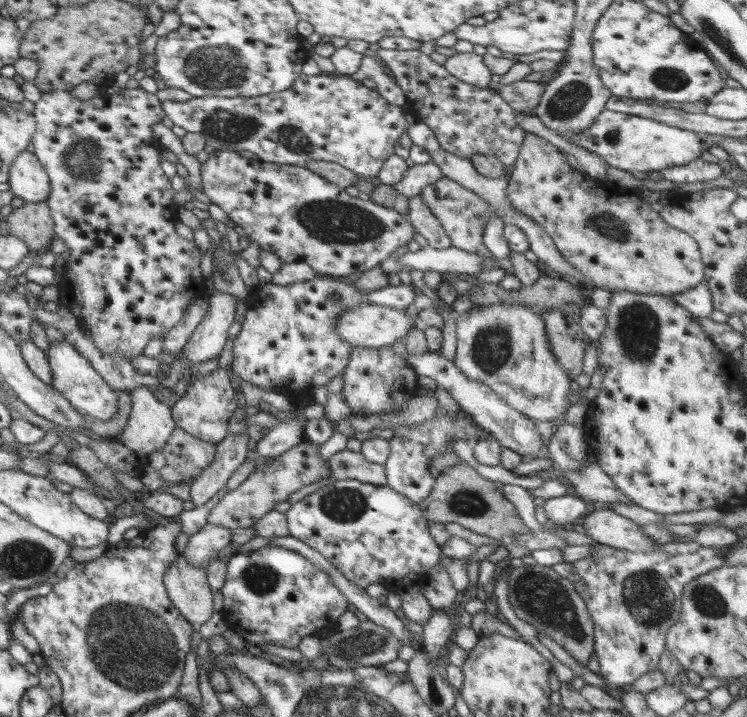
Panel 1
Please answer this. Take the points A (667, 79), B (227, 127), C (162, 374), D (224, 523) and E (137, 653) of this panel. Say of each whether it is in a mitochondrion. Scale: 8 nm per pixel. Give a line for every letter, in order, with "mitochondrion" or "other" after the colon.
A: mitochondrion
B: mitochondrion
C: other
D: other
E: mitochondrion

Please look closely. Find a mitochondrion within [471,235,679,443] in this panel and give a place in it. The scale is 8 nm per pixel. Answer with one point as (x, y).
(637, 325)

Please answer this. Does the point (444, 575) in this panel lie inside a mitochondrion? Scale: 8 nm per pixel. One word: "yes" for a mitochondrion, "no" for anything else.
no

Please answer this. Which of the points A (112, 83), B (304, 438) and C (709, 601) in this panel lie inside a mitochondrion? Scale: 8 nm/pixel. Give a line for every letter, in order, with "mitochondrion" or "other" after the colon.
A: other
B: other
C: mitochondrion

